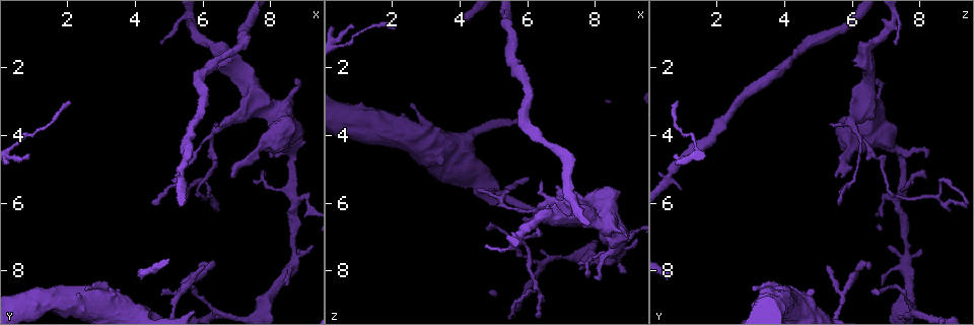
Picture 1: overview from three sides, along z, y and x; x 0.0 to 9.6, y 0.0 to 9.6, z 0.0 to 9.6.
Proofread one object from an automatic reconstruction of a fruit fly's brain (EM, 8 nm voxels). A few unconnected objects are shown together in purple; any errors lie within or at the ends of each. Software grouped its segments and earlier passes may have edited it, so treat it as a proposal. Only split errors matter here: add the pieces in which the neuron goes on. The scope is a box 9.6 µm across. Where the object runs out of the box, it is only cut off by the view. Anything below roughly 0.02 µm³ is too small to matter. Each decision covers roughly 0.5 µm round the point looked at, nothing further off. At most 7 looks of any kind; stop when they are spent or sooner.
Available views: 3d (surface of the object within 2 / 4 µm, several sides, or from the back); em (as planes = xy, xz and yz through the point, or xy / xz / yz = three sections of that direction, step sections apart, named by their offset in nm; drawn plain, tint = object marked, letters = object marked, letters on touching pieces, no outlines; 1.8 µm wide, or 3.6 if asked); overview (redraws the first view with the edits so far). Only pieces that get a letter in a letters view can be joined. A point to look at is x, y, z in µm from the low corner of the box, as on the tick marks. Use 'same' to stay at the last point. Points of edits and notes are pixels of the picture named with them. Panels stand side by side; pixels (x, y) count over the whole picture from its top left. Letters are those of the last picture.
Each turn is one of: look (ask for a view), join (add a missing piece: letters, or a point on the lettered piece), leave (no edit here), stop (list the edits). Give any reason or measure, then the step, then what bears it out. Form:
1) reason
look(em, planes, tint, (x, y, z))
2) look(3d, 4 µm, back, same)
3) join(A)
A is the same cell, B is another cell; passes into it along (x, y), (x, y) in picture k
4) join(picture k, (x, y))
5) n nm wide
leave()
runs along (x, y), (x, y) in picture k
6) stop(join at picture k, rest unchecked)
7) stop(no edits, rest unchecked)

an open end
look(3d, 2 µm, (2.50, 8.55, 3.05))

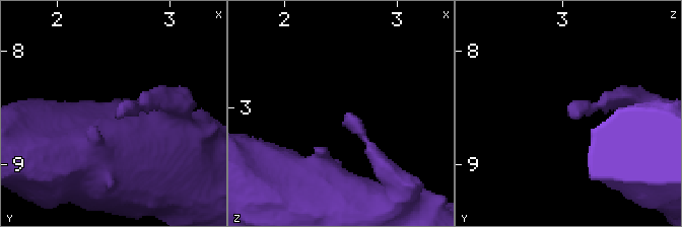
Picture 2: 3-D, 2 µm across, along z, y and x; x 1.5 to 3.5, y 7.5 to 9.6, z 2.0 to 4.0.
need the tissue
look(em, planes, tint, (2.56, 8.56, 3.06))

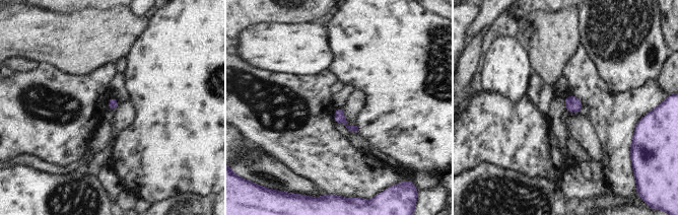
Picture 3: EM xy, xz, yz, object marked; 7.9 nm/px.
look(em, planes, letters, same)

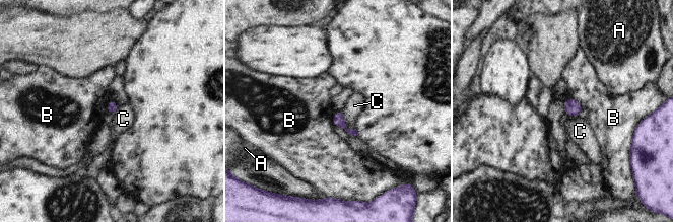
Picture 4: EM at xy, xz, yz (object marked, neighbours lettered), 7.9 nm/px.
leave()
A, B and C are other cells; border along (342, 110), (346, 127), (355, 129) in picture 4; none of them fits

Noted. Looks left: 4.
free end
look(em, xz, step 16, tint, (5.85, 7.95, 6.50))

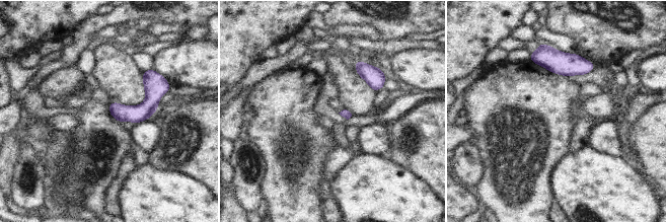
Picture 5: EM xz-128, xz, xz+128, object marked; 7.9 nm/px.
what lies round it
look(em, xz, step 16, letters, same)

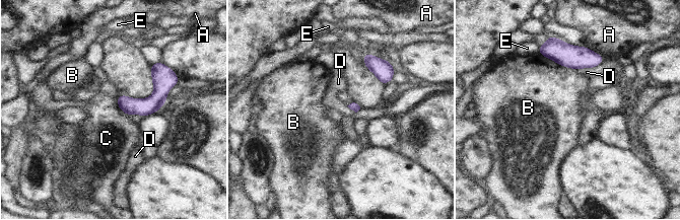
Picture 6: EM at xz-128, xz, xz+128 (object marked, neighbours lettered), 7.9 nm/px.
leave()
A, B, C, D and E are other cells; border along (591, 67), (583, 67), (576, 70) in picture 6; no lettered piece goes on from it

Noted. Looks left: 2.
branch stops here
look(em, xz, step 4, tint, (0.90, 4.55, 0.85))

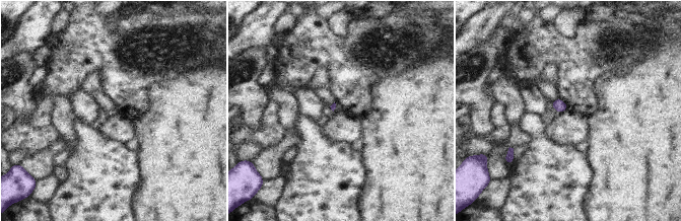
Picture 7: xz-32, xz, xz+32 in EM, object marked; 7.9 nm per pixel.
what lies round it
look(em, xz, step 4, letters, same)

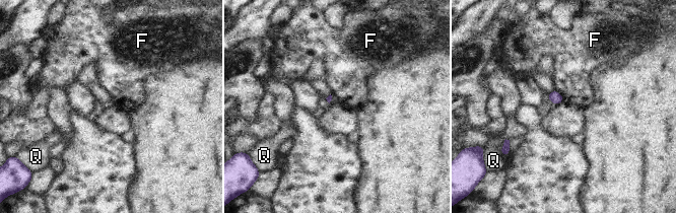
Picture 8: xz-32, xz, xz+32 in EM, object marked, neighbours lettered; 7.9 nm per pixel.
leave()
F and Q are other cells; border along (563, 99), (556, 105) in picture 8; no lettered piece goes on from it

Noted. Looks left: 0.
stop(no edits, rest unchecked)

